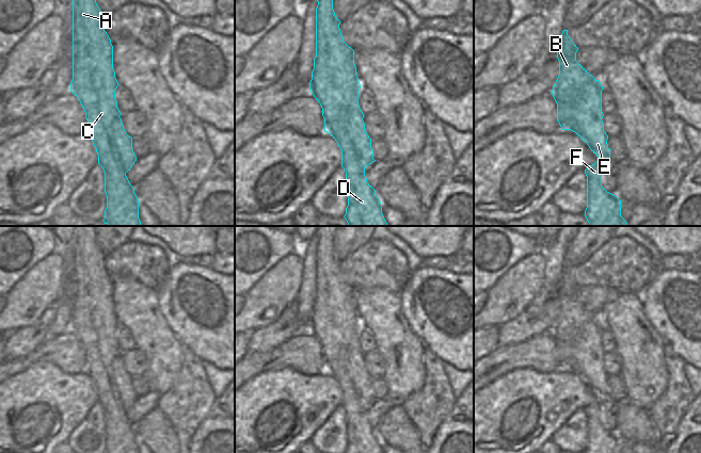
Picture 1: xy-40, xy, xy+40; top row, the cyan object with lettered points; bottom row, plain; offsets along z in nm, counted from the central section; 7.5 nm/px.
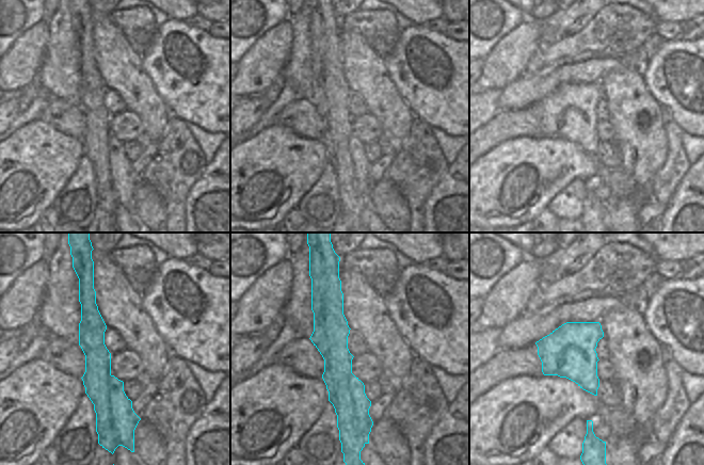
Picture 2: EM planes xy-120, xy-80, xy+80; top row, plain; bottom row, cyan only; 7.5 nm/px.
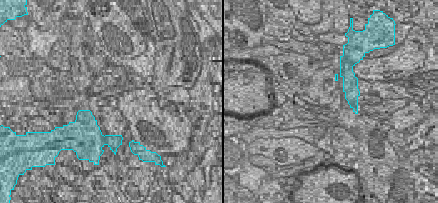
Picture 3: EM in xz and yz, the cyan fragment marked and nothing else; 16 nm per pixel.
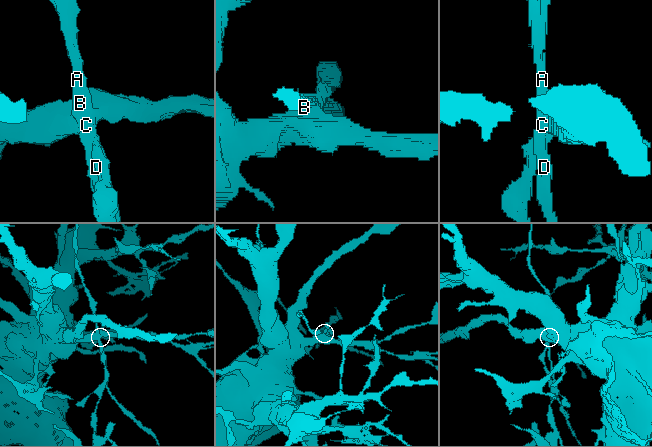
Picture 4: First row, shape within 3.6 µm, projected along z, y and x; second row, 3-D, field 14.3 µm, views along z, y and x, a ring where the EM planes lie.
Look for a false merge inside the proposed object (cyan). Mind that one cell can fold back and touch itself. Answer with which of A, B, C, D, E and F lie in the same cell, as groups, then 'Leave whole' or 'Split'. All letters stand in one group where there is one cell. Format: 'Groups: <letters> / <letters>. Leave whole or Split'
Groups: A B C D F / E. Split

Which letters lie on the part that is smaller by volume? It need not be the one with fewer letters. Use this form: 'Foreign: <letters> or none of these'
Foreign: A, B, C, D, F

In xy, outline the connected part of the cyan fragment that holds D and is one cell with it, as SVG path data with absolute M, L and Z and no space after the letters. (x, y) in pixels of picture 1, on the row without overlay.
M318 226L316 238L316 295L309 321L309 330L322 346L324 371L328 371L341 389L341 406L346 410L346 453L383 453L376 428L367 421L365 405L359 398L348 370L348 344L359 335L361 323L354 304L354 289L345 280L339 268L340 259L333 248L335 226Z

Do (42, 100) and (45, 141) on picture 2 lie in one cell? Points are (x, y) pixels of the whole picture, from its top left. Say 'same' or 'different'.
different

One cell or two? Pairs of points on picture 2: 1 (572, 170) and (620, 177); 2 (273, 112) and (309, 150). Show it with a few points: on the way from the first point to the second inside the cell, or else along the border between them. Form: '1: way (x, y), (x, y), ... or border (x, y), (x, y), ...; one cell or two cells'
1: way (584, 170), (594, 170), (608, 177); one cell
2: border (273, 122), (252, 135); two cells

